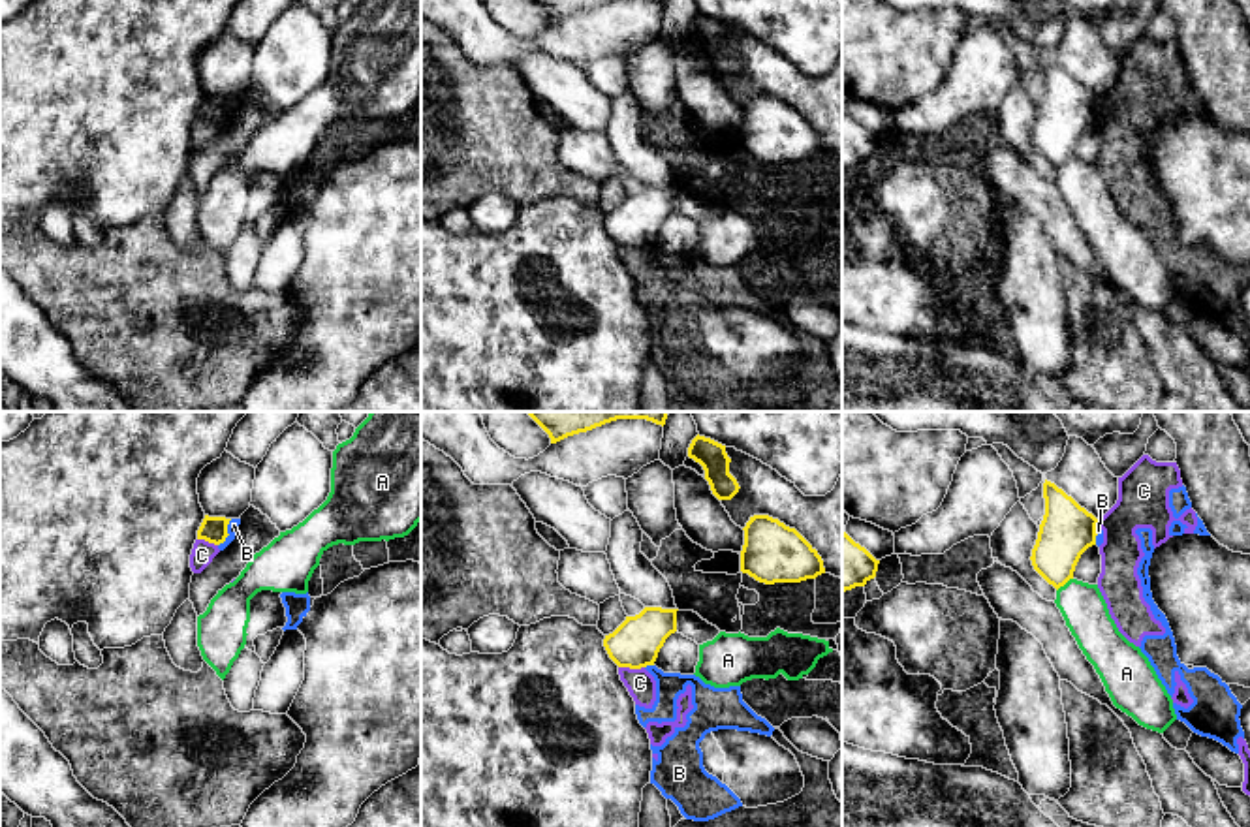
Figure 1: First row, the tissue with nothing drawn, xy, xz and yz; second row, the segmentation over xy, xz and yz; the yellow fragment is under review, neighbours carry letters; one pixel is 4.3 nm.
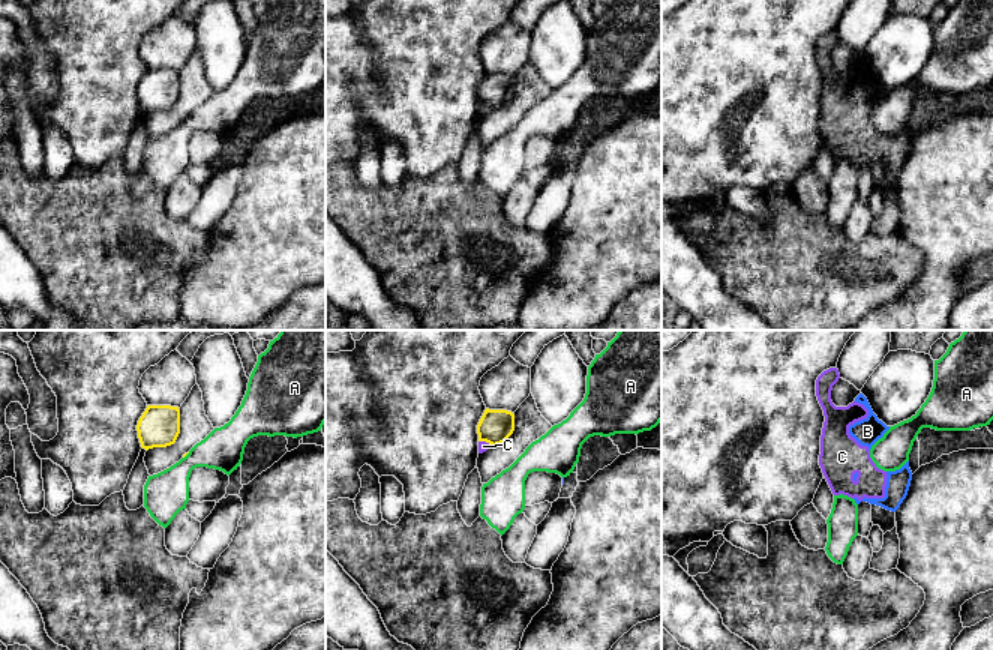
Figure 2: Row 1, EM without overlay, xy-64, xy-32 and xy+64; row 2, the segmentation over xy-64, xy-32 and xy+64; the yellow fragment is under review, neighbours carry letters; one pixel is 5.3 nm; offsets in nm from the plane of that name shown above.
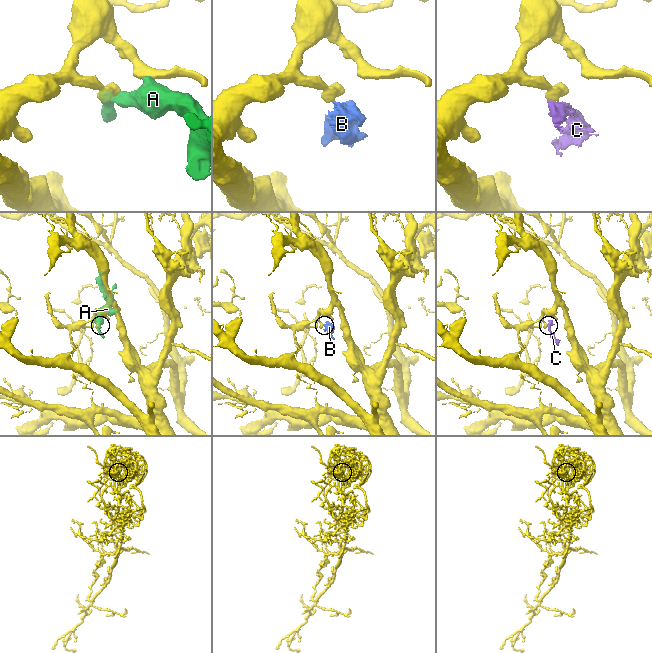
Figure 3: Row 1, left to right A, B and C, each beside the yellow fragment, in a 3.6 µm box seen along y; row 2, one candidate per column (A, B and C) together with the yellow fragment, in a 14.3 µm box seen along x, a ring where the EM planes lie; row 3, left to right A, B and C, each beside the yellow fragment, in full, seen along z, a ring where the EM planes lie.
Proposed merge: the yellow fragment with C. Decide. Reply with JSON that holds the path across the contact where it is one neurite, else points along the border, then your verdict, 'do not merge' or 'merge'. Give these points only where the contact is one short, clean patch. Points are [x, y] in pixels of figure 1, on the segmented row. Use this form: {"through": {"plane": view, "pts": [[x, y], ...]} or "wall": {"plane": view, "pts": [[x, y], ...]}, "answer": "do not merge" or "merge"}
{"wall": {"plane": "xz", "pts": [[619, 666], [643, 668]]}, "answer": "do not merge"}

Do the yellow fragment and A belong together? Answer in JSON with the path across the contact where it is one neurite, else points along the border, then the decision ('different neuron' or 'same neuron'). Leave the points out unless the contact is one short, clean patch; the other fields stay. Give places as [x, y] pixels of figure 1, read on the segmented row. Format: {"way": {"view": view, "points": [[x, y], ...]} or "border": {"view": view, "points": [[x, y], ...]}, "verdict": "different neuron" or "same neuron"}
{"border": {"view": "yz", "points": [[1072, 577], [1057, 591]]}, "verdict": "different neuron"}

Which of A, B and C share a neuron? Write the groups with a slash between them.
A / B C

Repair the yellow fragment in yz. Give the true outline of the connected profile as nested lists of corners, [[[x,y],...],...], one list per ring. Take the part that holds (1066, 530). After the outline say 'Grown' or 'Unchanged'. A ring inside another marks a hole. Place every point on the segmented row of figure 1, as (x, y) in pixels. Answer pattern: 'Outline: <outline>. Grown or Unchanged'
Outline: [[[1043,483],[1045,515],[1032,549],[1034,570],[1056,590],[1073,579],[1081,554],[1096,545],[1098,519],[1055,483]]]. Unchanged

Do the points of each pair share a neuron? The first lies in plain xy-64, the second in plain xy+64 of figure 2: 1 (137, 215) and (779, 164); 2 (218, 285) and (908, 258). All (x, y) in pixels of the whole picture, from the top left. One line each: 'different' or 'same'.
1: different
2: different

